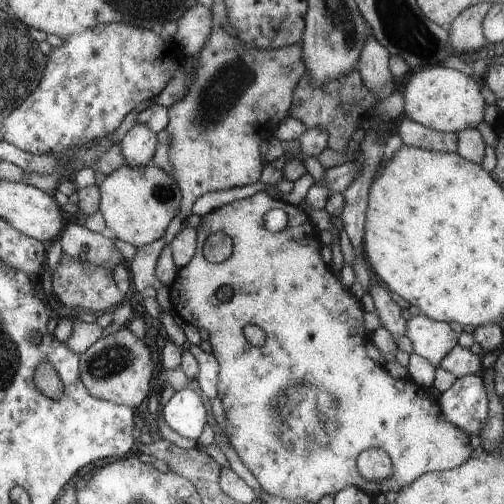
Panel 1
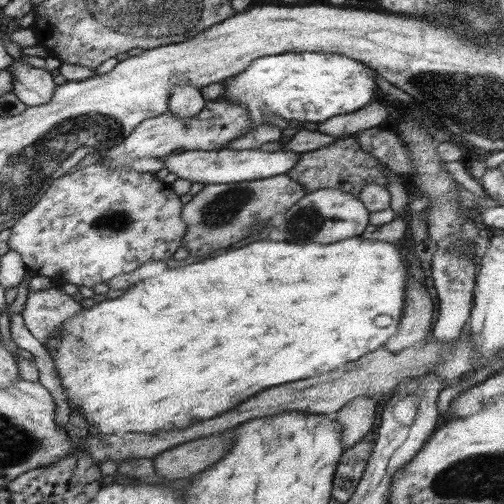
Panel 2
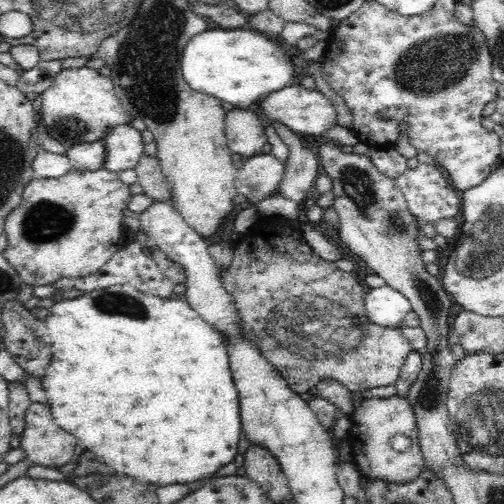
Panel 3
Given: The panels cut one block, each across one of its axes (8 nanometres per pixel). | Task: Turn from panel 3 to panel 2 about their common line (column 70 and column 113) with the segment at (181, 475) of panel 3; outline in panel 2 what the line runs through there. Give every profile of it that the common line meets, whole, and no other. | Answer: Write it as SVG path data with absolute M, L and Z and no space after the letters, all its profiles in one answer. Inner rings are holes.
M361 236L347 238L343 242L333 244L289 244L289 242L267 242L257 240L243 248L227 250L223 254L217 254L213 258L193 262L181 268L165 268L159 276L141 280L133 286L129 286L127 292L123 292L119 298L97 302L91 308L81 310L77 316L63 322L63 332L59 336L47 340L47 352L53 360L53 368L59 376L59 384L67 396L69 410L79 412L81 418L89 422L89 426L95 426L103 434L125 434L125 432L145 432L155 434L161 428L185 428L193 422L213 418L217 412L225 412L249 396L277 386L285 382L295 382L303 378L311 378L329 370L337 370L341 364L349 364L359 360L361 356L381 348L395 332L397 324L401 320L401 306L405 298L405 282L407 282L407 270L409 262L405 256L405 250L401 246L395 246L393 242L379 242L379 240L365 240ZM375 316L391 316L393 324L379 328L373 324Z

